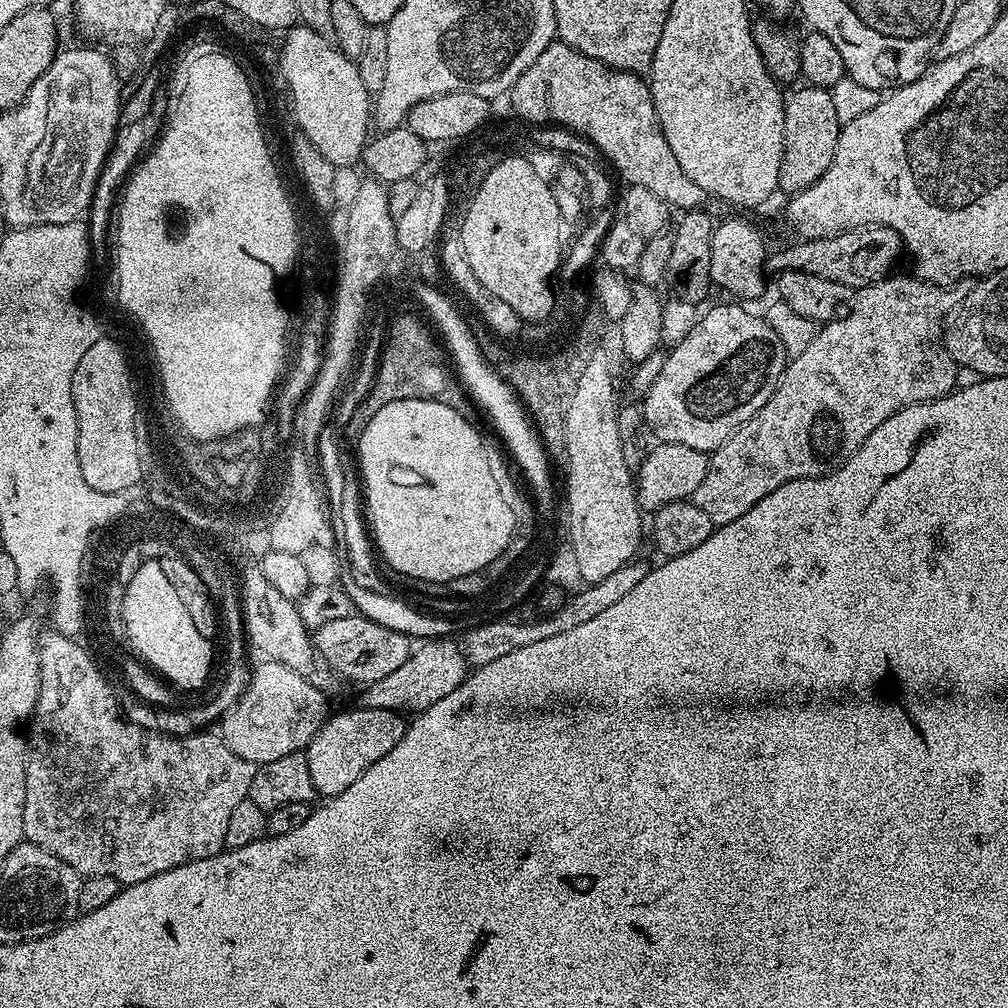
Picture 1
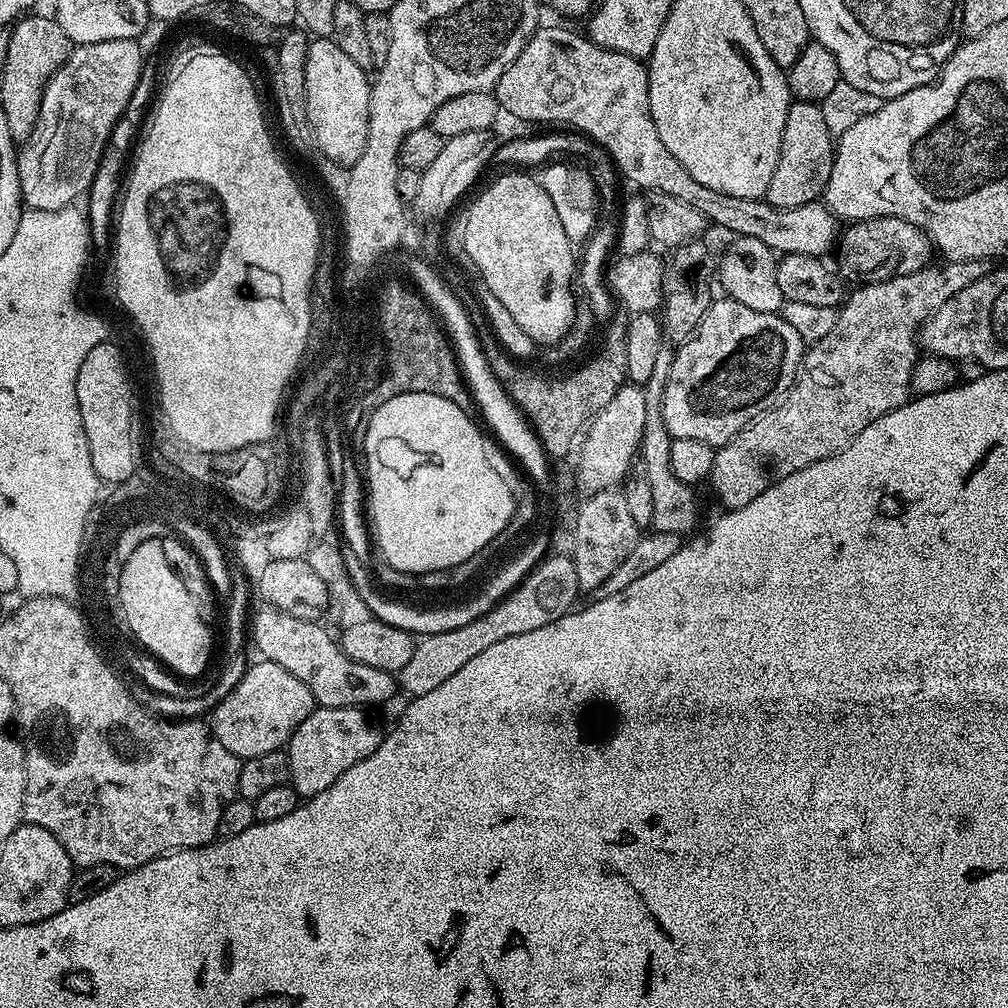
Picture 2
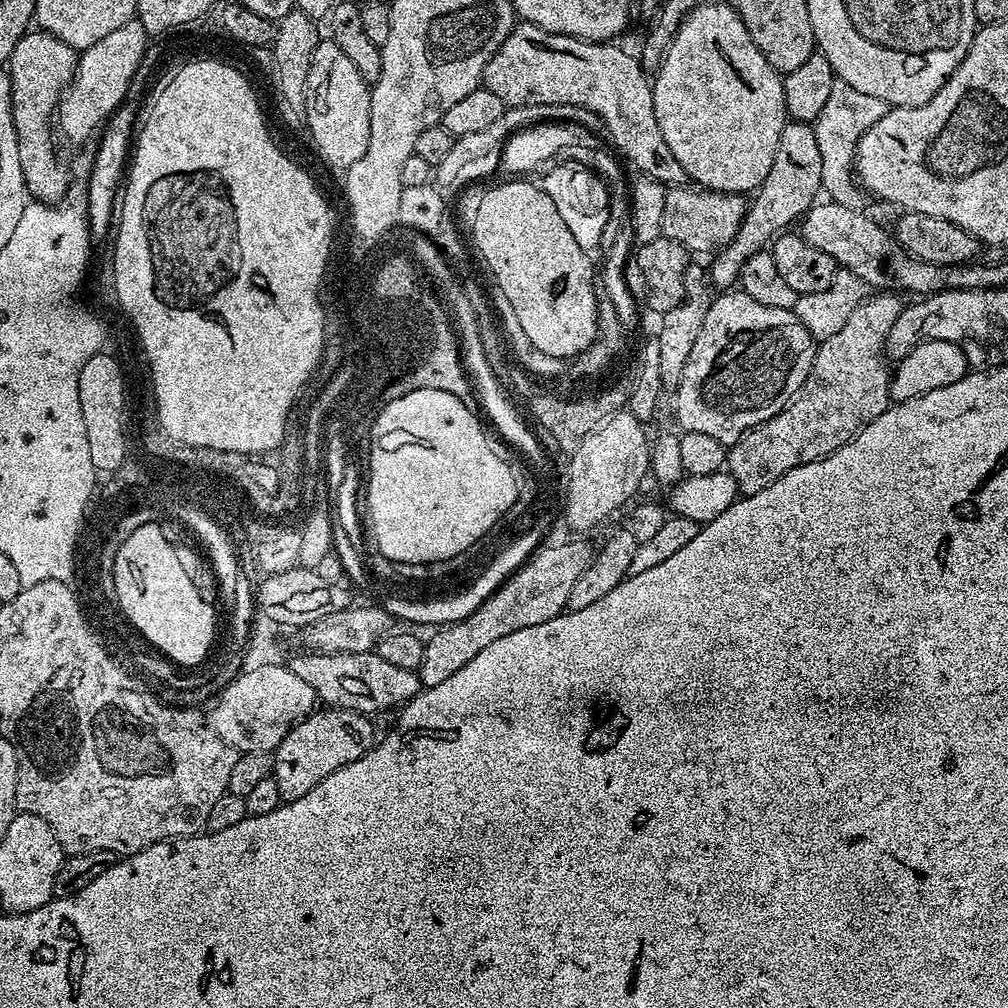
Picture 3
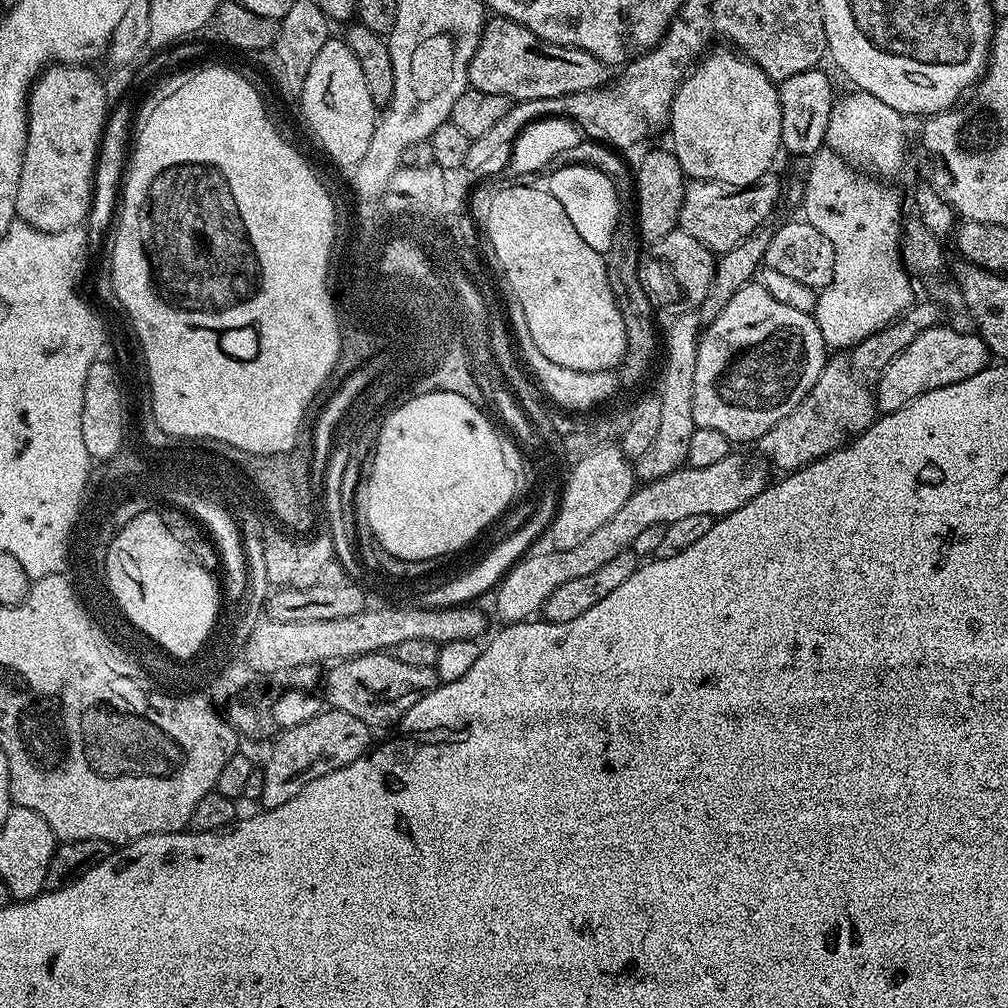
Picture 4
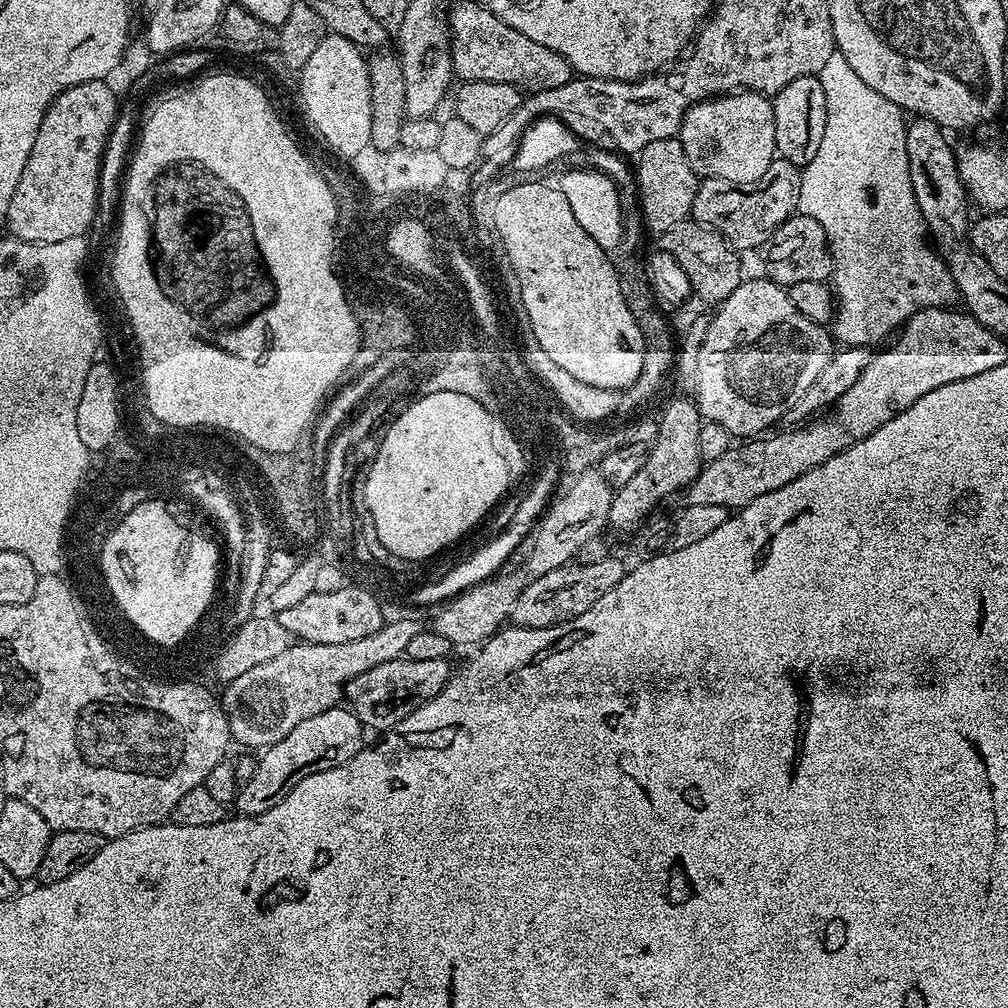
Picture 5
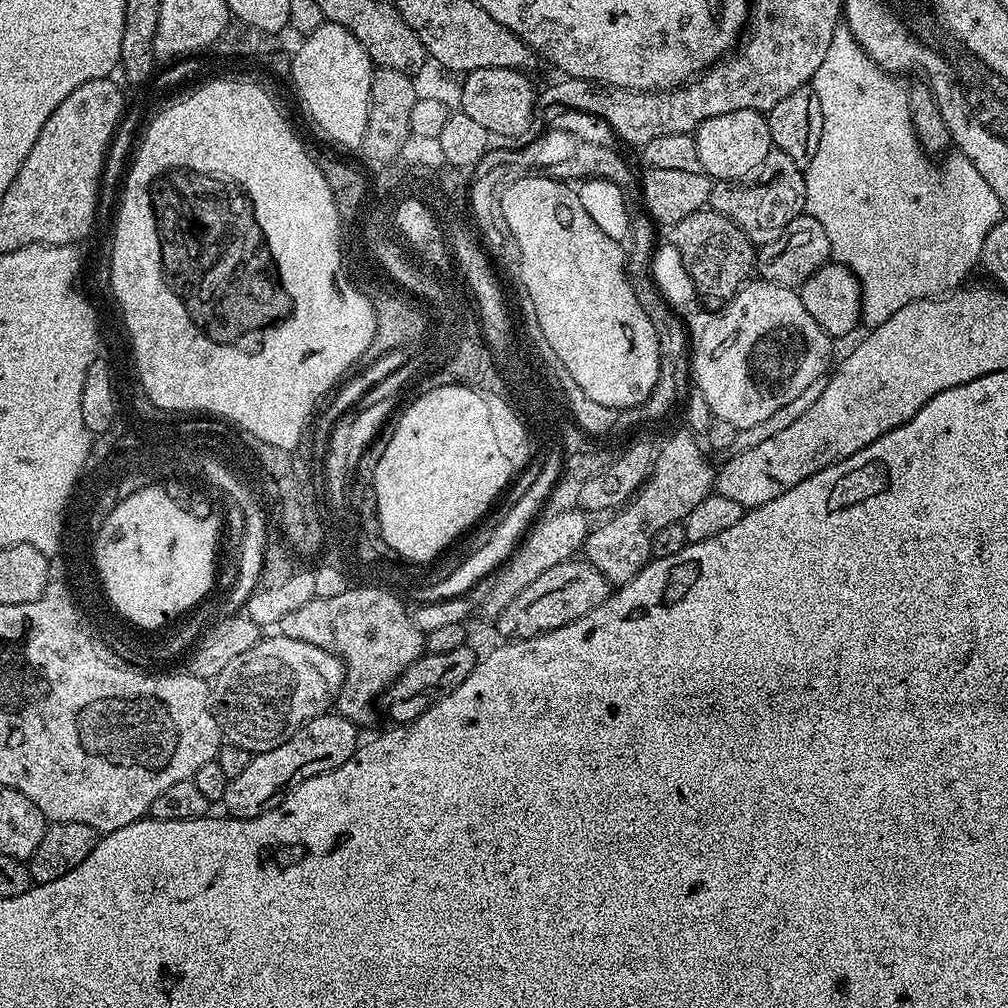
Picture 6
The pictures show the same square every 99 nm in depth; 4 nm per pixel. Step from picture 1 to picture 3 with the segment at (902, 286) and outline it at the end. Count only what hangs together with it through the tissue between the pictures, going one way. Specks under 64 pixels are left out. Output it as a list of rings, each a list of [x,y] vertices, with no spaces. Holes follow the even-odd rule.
[[[888,290],[869,295],[863,304],[856,307],[854,314],[850,314],[846,326],[842,326],[838,334],[830,334],[830,338],[819,341],[810,374],[791,402],[778,414],[774,414],[774,418],[745,432],[728,448],[726,470],[734,478],[737,493],[741,497],[758,494],[758,490],[766,490],[770,482],[778,482],[778,478],[794,470],[794,466],[802,466],[806,462],[821,460],[830,455],[855,438],[870,422],[874,422],[878,414],[888,409],[892,372],[884,343],[890,334],[890,326],[894,326],[902,309],[900,300],[899,295]]]

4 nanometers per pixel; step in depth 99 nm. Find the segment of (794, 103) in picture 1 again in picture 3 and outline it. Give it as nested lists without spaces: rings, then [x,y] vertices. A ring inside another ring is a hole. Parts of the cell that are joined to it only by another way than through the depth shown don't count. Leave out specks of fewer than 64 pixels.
[[[803,121],[785,123],[774,163],[766,181],[757,189],[738,234],[712,258],[714,260],[708,268],[708,273],[715,289],[731,289],[739,281],[742,266],[747,258],[763,251],[774,237],[803,217],[816,202],[817,192],[819,194],[821,191],[821,174],[822,159],[813,127]]]

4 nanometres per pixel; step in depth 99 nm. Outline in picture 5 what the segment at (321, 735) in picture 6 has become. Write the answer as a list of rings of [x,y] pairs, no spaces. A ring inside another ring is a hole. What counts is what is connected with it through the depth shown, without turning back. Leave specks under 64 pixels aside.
[[[337,706],[322,714],[314,714],[314,718],[306,718],[282,738],[282,742],[274,742],[269,748],[259,753],[254,775],[250,782],[239,785],[234,808],[241,816],[257,816],[266,814],[266,810],[274,810],[302,778],[310,778],[310,774],[318,774],[330,770],[334,766],[342,766],[342,762],[350,762],[354,754],[365,747],[366,729],[352,709]]]

